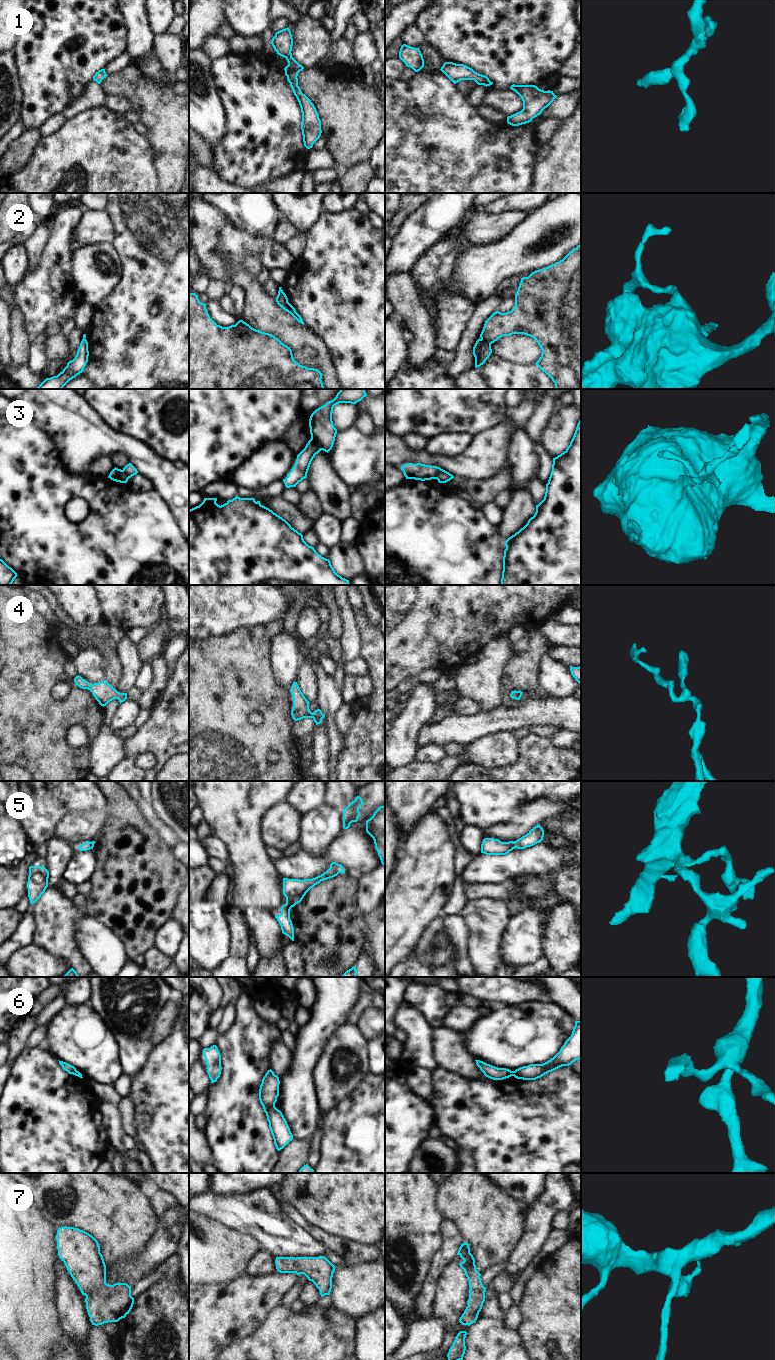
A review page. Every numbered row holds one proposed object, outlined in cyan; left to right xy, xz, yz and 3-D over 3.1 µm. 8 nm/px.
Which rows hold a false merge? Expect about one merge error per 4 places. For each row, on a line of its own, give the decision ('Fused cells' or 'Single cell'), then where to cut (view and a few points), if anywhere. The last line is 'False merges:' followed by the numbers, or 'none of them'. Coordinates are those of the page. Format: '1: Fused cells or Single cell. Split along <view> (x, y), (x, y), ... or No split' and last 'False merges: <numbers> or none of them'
1: Single cell. No split
2: Fused cells. Split along yz (481, 338), (490, 344)
3: Fused cells. Split along xz (311, 437), (321, 445), (322, 449)
4: Single cell. No split
5: Single cell. No split
6: Fused cells. Split along xz (274, 1105), (266, 1113)
7: Single cell. No split
False merges: 2, 3, 6.

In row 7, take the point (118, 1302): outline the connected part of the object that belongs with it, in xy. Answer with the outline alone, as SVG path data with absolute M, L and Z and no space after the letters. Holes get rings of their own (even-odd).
M61 1227L56 1235L58 1256L85 1295L92 1325L118 1322L131 1311L134 1298L127 1283L106 1283L106 1265L98 1241L74 1227Z

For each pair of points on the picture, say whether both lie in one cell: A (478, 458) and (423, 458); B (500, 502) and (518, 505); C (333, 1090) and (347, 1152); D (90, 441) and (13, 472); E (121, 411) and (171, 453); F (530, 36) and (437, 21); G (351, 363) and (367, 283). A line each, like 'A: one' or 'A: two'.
A: one
B: two
C: two
D: two
E: one
F: one
G: one

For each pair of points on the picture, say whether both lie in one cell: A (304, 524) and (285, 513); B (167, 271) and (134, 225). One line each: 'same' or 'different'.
A: same
B: same

